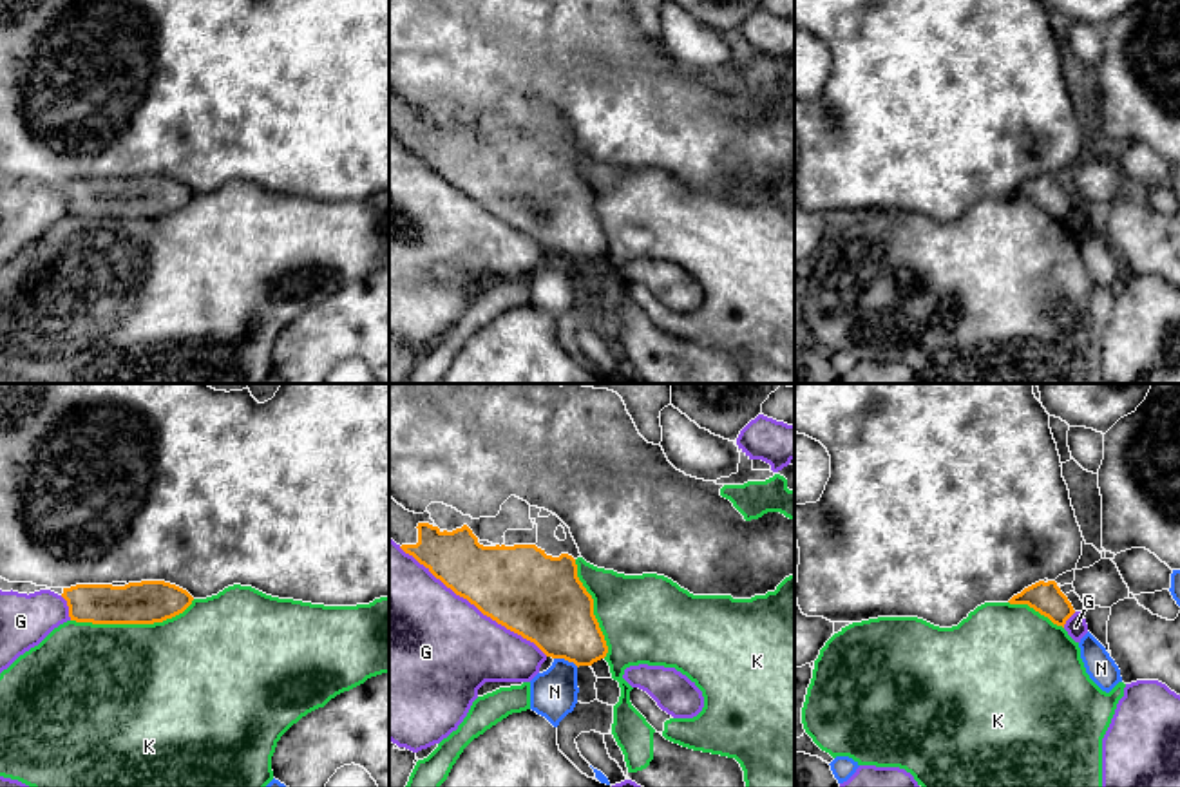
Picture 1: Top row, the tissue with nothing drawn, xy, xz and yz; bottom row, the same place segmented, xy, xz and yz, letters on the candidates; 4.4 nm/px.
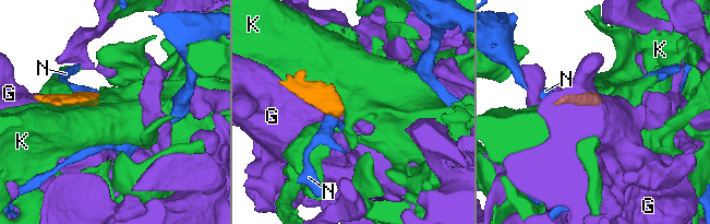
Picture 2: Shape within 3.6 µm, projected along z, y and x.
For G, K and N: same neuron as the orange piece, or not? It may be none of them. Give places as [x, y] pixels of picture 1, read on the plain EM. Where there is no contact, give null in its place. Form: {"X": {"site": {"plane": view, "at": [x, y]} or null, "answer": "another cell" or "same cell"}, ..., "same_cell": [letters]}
{"G": {"site": {"plane": "xz", "at": [473, 198]}, "answer": "another cell"}, "K": {"site": {"plane": "xy", "at": [133, 218]}, "answer": "another cell"}, "N": {"site": {"plane": "xz", "at": [567, 254]}, "answer": "another cell"}, "same_cell": []}

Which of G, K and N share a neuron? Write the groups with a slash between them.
G / K / N

